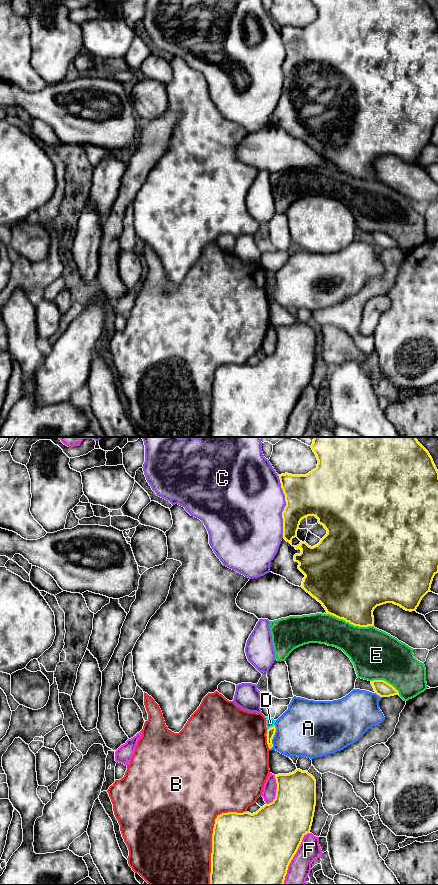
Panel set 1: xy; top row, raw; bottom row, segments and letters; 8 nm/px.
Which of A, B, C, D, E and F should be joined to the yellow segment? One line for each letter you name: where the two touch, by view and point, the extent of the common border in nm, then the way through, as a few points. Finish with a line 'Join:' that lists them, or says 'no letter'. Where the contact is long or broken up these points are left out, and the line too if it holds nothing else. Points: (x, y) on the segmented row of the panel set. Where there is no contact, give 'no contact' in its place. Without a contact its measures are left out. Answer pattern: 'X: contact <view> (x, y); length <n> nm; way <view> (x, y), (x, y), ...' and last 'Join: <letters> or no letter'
Join: no letter

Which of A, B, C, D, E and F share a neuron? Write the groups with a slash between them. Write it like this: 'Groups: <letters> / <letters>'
Groups: A / B / C / D / E / F

